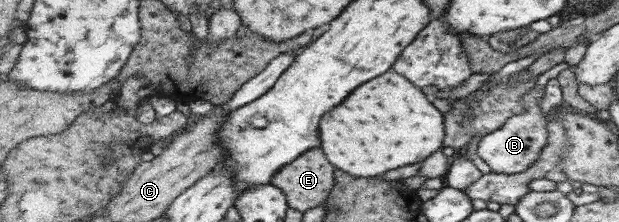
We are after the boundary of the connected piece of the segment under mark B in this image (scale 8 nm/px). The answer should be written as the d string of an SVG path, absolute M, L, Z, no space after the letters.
M561 60L561 62L552 66L550 70L546 70L546 72L542 72L536 76L536 86L534 86L532 90L528 90L528 92L520 98L521 104L525 107L525 112L519 116L509 118L500 130L494 130L494 132L486 134L486 136L479 141L476 152L478 156L489 165L492 173L522 173L522 171L528 168L530 163L534 162L534 159L538 157L538 153L546 140L546 123L548 120L543 116L537 105L540 97L543 95L543 88L546 82L551 78L556 78L557 74L565 68L573 72L575 65L567 65Z

